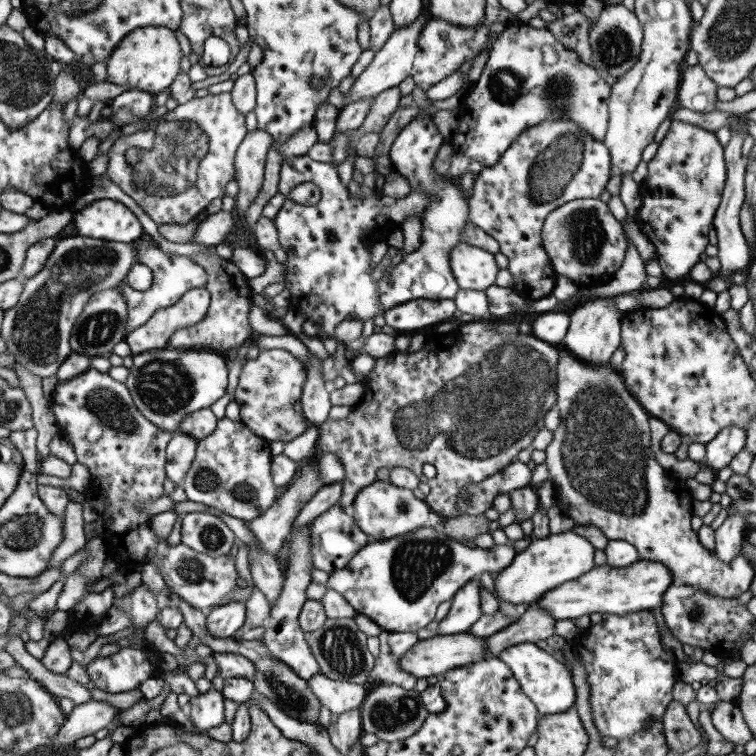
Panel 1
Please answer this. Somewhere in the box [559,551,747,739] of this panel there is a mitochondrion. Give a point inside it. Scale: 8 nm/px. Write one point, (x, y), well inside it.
(697, 610)

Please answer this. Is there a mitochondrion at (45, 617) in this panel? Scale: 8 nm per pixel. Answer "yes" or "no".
no

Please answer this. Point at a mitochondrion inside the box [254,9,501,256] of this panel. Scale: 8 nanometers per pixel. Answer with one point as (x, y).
(331, 237)

